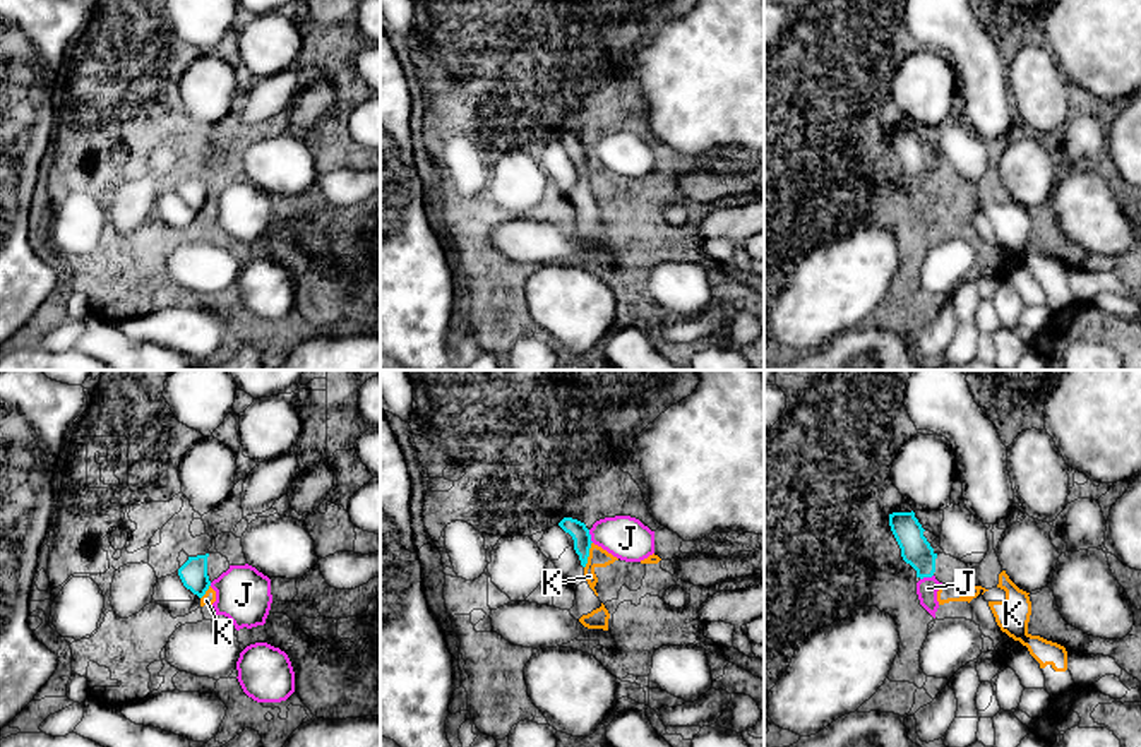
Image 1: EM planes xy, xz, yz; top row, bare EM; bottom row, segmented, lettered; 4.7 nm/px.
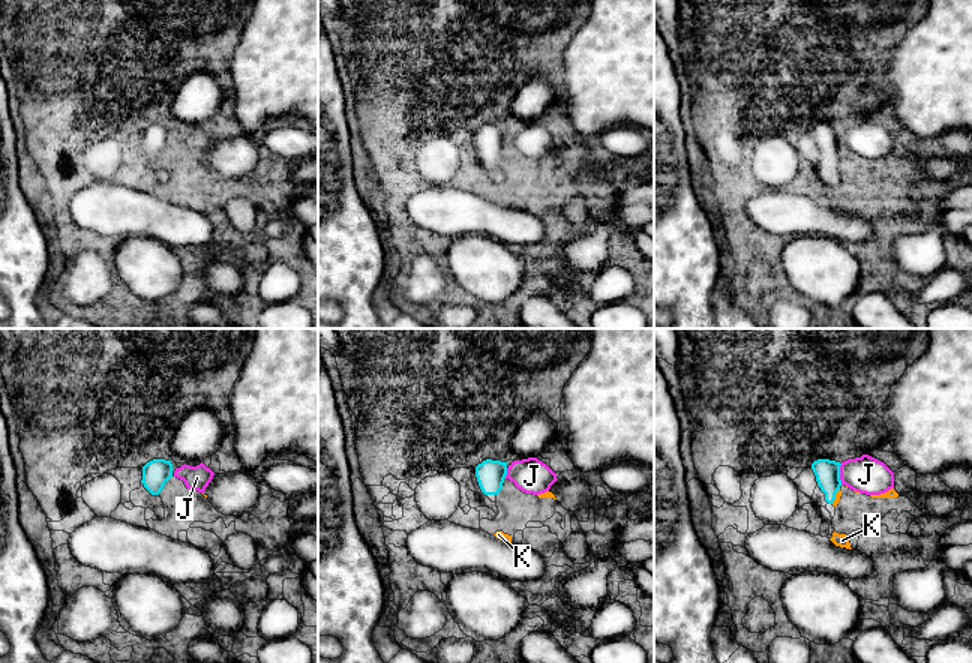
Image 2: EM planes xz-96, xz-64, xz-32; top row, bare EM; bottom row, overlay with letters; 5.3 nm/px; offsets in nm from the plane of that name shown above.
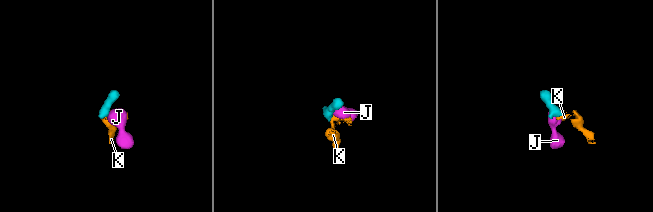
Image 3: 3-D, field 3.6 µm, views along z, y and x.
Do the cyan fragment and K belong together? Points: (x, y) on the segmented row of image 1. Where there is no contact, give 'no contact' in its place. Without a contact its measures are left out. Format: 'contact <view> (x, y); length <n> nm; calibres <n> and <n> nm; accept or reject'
contact xz (588, 555); length 130 nm; calibres 90 and 90 nm; accept

